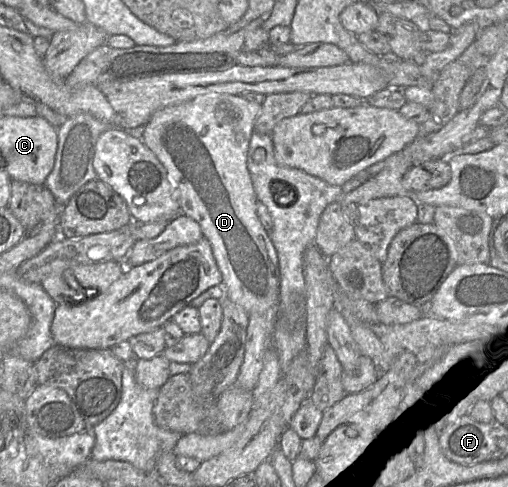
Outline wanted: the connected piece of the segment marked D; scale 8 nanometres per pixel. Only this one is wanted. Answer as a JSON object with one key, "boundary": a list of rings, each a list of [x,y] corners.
{"boundary":[[[209,93],[155,112],[144,125],[141,140],[165,167],[178,196],[180,211],[198,223],[211,244],[222,275],[225,296],[248,314],[264,313],[278,302],[278,256],[257,215],[257,196],[247,168],[249,141],[262,105],[239,95]]]}

